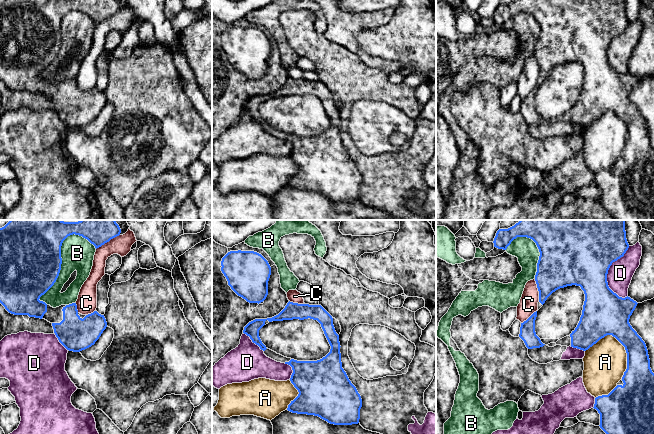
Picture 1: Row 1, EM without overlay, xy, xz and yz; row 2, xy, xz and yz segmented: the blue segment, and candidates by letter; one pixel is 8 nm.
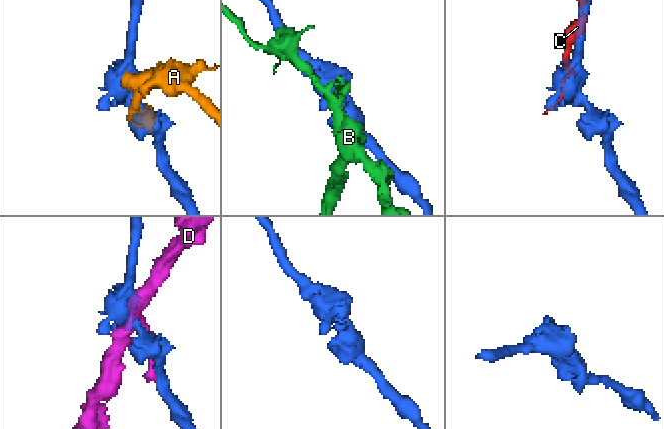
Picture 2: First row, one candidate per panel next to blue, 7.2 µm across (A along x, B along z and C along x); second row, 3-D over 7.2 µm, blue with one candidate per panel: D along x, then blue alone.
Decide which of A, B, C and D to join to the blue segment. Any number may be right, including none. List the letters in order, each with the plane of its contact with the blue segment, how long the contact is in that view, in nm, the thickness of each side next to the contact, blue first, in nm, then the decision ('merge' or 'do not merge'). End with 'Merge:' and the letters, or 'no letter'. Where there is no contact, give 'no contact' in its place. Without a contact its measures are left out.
A: meets blue in yz; contact 380 nm long; 240 nm thick on the blue side, 340 nm on the other; do not merge
B: meets blue in xy; contact 650 nm long; 500 nm thick on the blue side, 260 nm on the other; do not merge
C: meets blue in xy; contact 220 nm long; 180 nm thick on the blue side, 160 nm on the other; do not merge
D: meets blue in yz; contact 420 nm long; 480 nm thick on the blue side, 200 nm on the other; do not merge
Merge: no letter

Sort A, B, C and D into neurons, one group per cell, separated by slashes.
A / B / C / D

